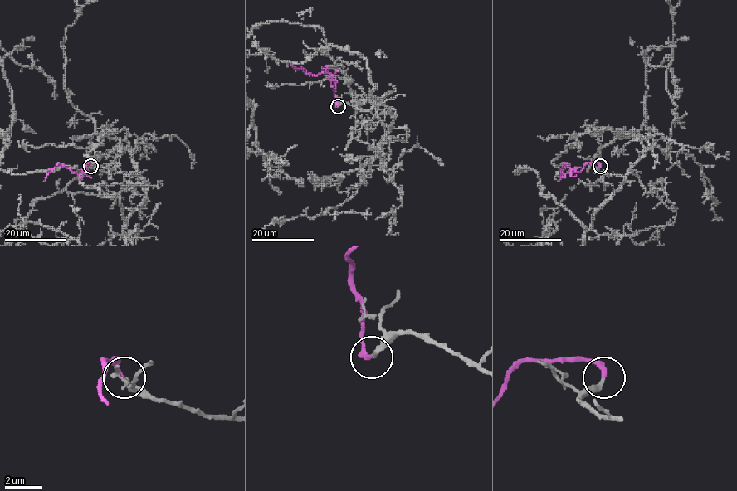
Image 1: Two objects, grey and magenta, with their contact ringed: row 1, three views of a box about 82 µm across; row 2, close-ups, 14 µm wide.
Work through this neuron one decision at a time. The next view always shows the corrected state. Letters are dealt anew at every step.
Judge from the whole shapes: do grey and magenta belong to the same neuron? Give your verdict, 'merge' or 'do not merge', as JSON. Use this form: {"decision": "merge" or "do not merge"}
{"decision": "merge"}

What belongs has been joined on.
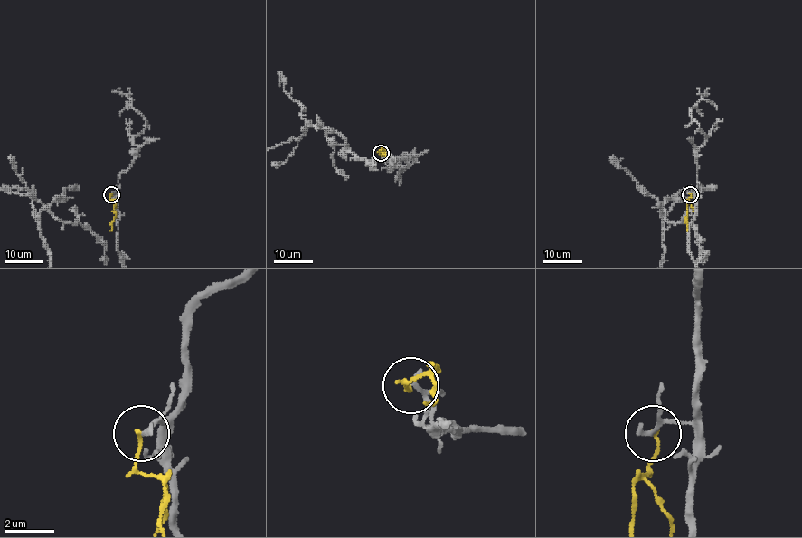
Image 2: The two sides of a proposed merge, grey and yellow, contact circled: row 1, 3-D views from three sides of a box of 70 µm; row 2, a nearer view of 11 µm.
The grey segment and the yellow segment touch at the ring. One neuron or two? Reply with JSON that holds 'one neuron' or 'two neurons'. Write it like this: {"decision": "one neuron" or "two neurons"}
{"decision": "two neurons"}

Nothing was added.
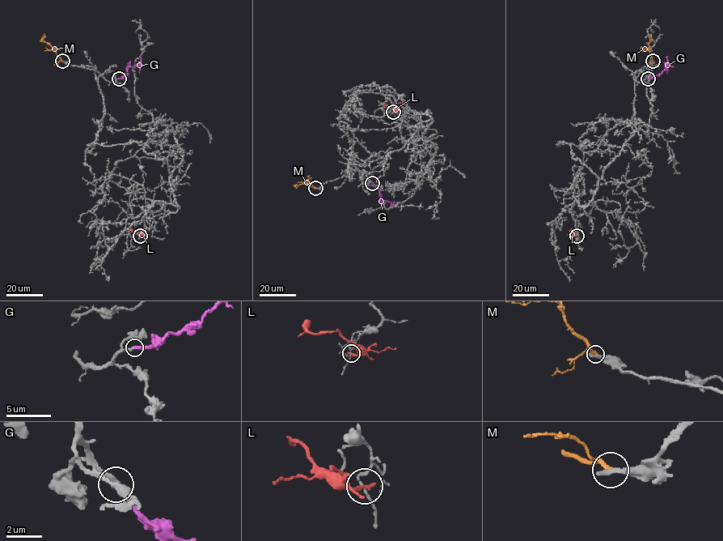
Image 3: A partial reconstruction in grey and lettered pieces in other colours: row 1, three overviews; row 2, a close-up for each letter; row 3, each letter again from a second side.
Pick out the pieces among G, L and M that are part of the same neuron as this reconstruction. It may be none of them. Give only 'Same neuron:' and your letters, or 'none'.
Same neuron: G

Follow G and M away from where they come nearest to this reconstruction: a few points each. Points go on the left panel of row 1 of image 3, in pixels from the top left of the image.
G: (119, 78), (126, 76), (128, 67), (137, 64), (140, 74)
M: (62, 61), (42, 39), (44, 34)

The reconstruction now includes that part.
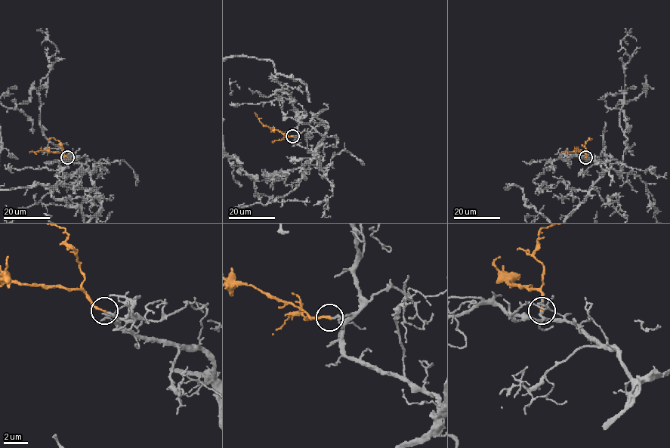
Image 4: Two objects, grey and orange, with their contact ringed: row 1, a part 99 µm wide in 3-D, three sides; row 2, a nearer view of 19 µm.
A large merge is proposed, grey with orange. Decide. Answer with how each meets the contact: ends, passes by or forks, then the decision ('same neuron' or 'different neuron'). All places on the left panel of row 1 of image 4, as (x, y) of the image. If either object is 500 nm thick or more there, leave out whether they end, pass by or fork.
grey ends there; orange ends there; same neuron

